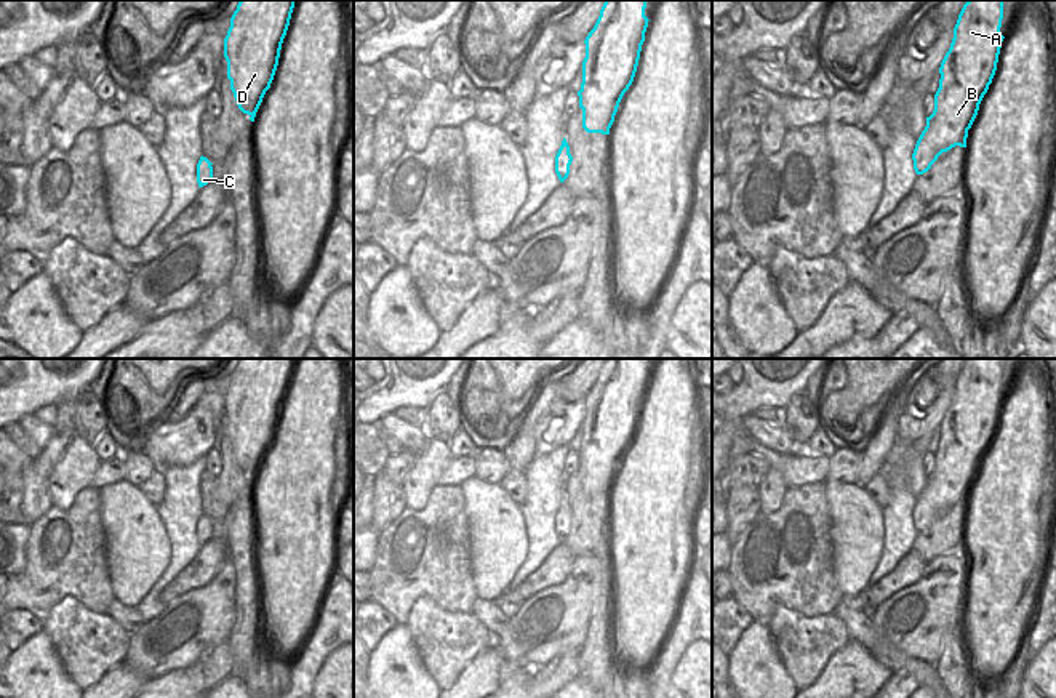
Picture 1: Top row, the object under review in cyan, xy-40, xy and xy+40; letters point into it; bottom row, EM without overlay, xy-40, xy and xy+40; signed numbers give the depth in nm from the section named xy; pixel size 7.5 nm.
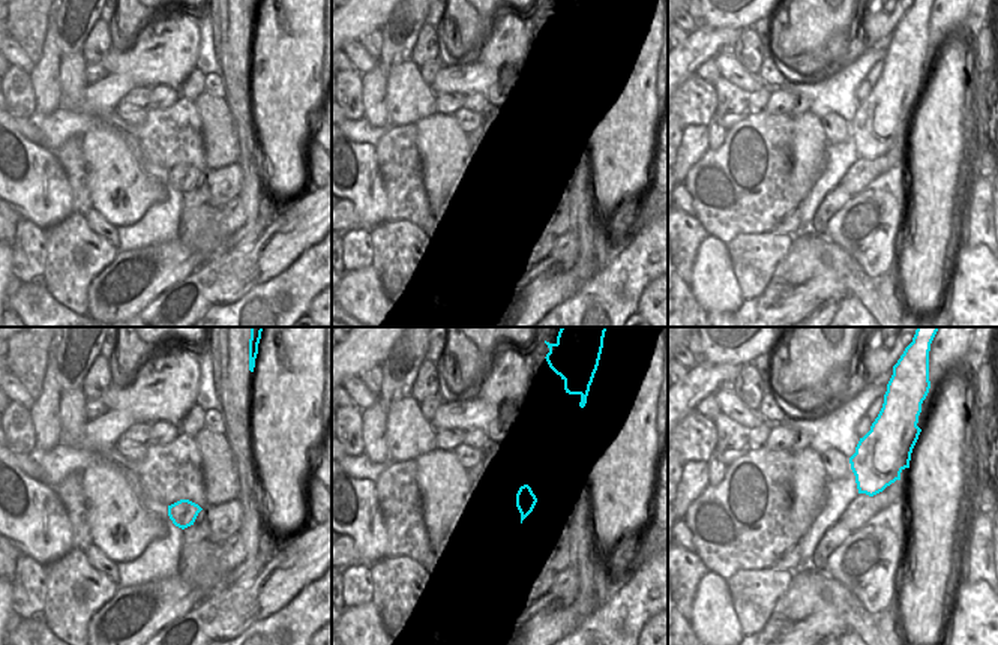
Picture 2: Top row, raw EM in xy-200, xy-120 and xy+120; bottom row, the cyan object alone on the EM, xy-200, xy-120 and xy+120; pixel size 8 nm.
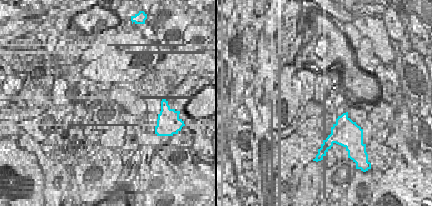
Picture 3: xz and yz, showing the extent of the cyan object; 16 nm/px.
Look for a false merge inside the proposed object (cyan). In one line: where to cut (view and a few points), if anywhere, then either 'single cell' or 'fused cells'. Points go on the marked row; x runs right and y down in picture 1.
cut none; single cell

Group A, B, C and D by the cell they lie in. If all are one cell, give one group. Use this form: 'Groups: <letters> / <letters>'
Groups: A B C D

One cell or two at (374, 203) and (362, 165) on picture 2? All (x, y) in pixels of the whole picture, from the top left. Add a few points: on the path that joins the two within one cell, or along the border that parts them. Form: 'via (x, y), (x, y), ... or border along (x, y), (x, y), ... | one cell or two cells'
via (368, 194), (362, 185), (362, 174) | one cell

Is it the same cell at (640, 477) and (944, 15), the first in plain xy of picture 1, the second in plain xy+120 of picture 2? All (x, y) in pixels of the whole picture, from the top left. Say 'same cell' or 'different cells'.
different cells

